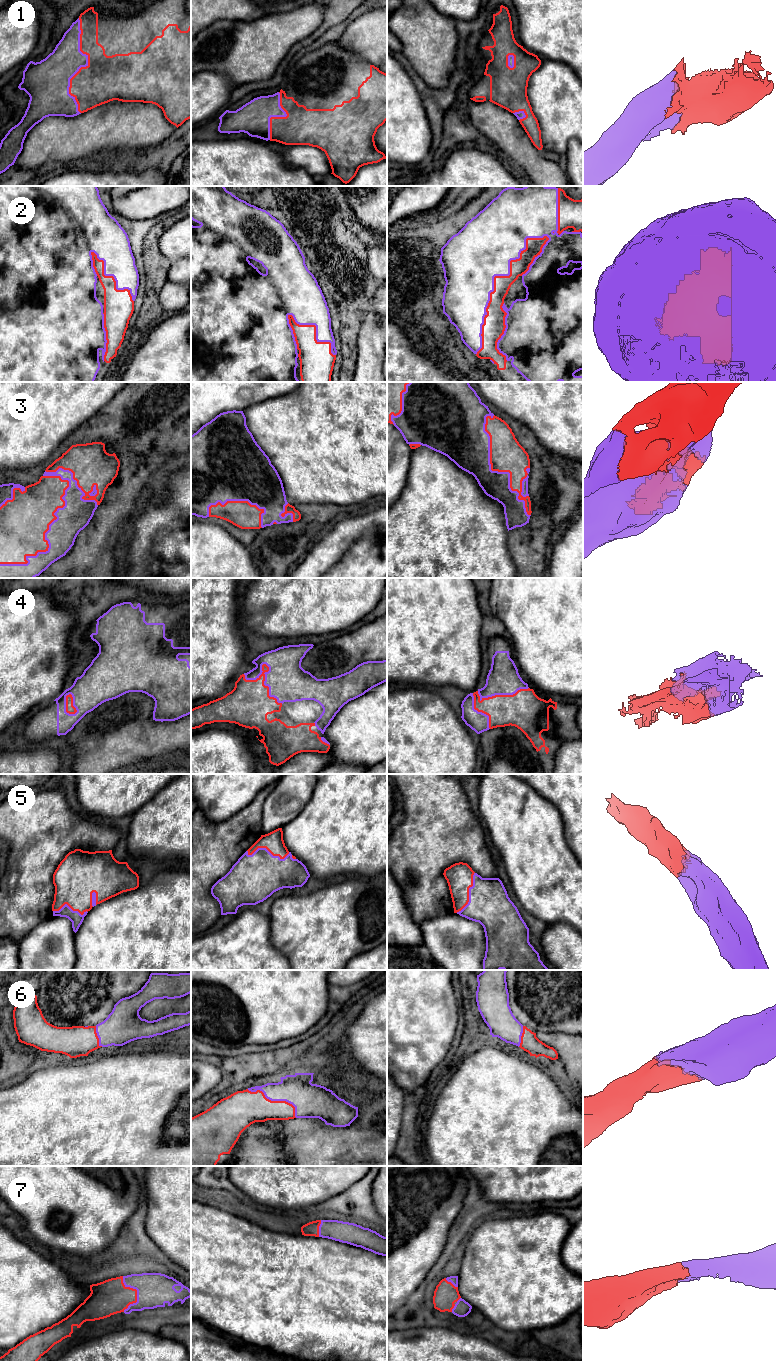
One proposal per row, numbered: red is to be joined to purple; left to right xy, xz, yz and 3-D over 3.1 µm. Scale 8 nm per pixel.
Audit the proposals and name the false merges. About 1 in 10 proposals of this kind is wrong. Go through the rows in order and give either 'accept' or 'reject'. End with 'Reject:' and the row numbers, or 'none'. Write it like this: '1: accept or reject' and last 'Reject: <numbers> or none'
1: accept
2: accept
3: accept
4: accept
5: accept
6: accept
7: accept
Reject: none

